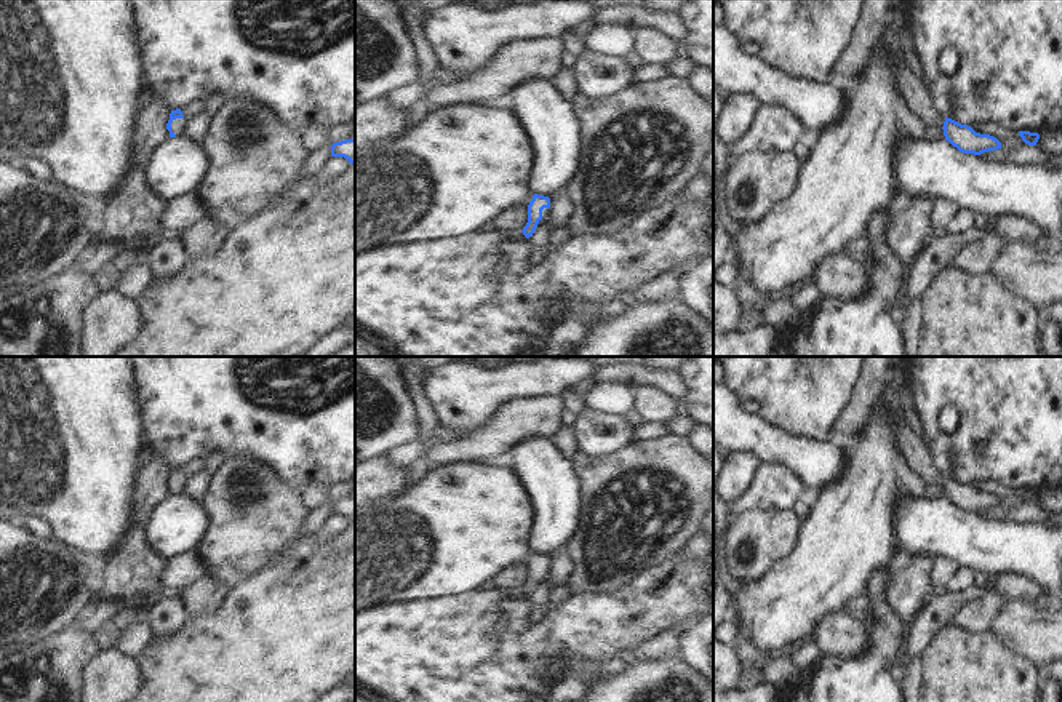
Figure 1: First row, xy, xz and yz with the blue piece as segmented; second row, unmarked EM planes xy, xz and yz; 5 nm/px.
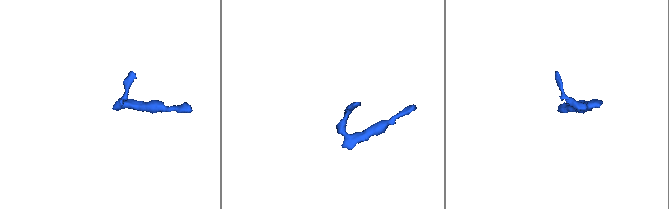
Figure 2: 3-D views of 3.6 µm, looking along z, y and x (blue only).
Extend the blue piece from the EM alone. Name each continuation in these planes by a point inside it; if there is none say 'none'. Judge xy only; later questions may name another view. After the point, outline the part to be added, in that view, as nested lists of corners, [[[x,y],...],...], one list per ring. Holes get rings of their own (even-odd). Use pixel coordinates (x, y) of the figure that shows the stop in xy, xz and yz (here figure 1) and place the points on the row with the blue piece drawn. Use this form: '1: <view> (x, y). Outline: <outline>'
1: xy (178, 125). Outline: [[[176,118],[176,120],[171,122],[171,131],[176,136],[182,136],[184,130],[186,130],[186,125],[187,125],[187,118]]]

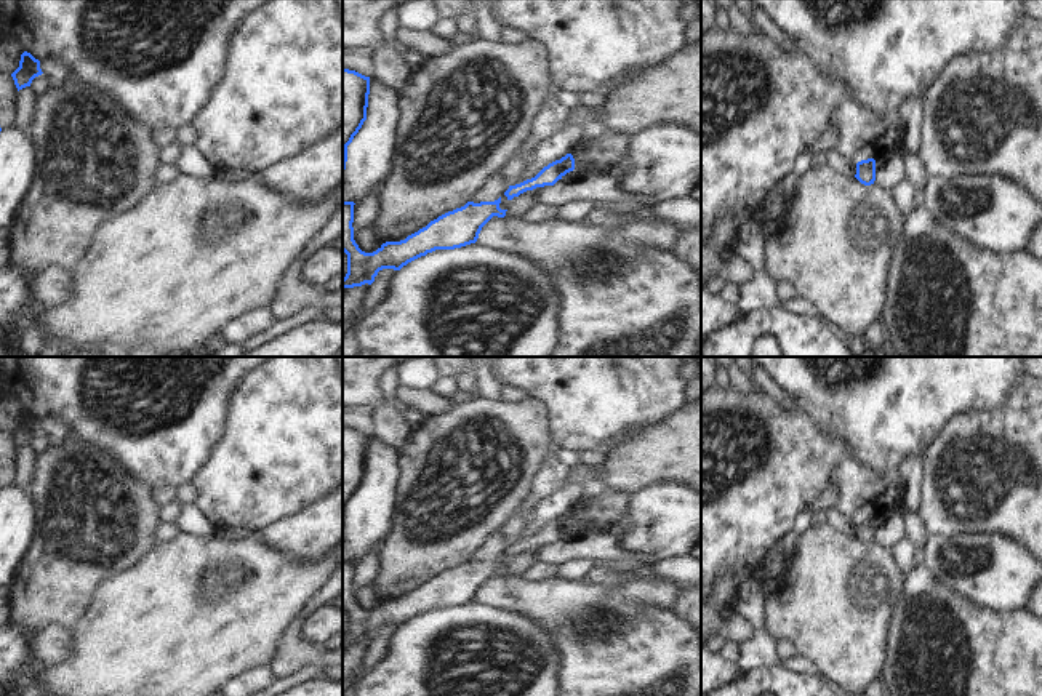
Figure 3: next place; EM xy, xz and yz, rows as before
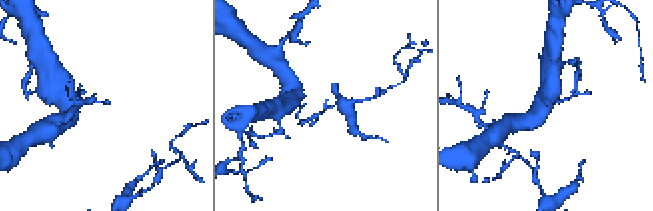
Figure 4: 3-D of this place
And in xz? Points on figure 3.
none

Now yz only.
none

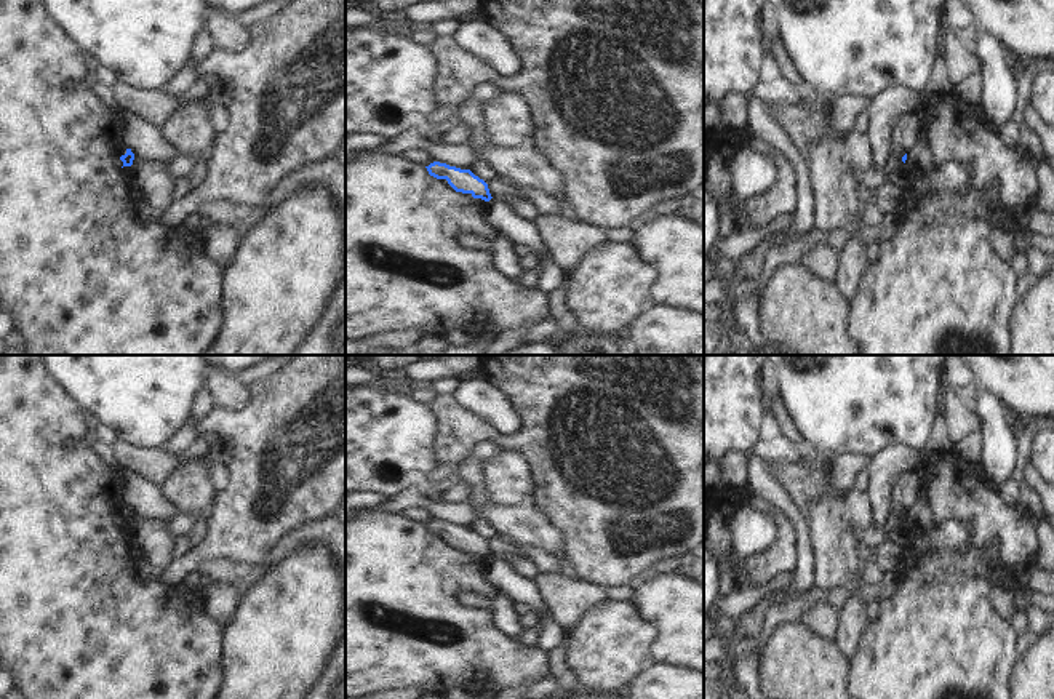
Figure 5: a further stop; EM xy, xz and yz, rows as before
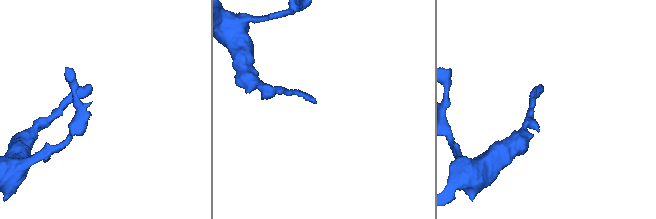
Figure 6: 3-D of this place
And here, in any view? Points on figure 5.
none

